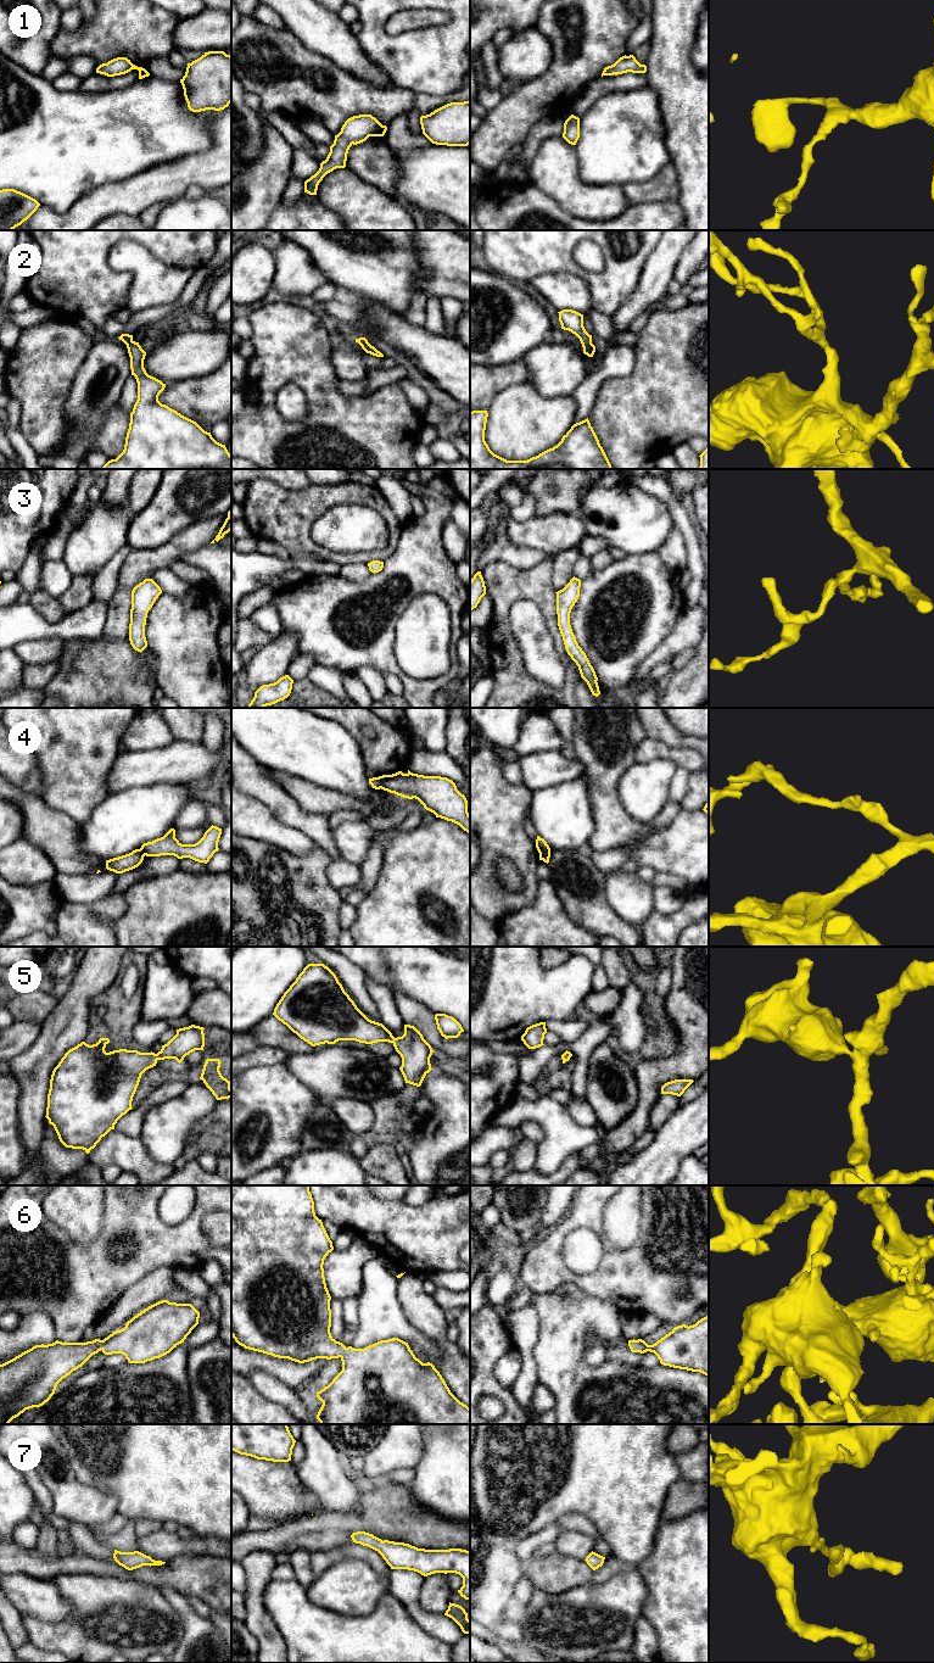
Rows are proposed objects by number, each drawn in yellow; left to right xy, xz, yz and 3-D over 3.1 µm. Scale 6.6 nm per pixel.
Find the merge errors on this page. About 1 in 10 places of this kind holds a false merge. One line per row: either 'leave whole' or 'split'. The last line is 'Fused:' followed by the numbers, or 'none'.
1: leave whole
2: leave whole
3: leave whole
4: split
5: leave whole
6: leave whole
7: leave whole
Fused: 4

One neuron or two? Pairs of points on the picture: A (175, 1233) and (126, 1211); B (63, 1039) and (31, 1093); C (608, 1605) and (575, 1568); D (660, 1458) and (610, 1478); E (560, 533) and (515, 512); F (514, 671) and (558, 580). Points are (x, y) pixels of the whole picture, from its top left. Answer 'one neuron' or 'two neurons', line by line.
A: one neuron
B: one neuron
C: two neurons
D: one neuron
E: two neurons
F: two neurons

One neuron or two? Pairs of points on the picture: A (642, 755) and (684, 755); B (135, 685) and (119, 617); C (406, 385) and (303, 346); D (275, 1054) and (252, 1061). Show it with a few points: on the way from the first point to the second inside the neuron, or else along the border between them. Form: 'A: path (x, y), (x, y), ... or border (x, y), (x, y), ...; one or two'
A: path (653, 752), (674, 753); one
B: border (102, 634), (108, 637), (128, 637); two
C: border (397, 383), (413, 407); two
D: path (269, 1055), (258, 1056); one

